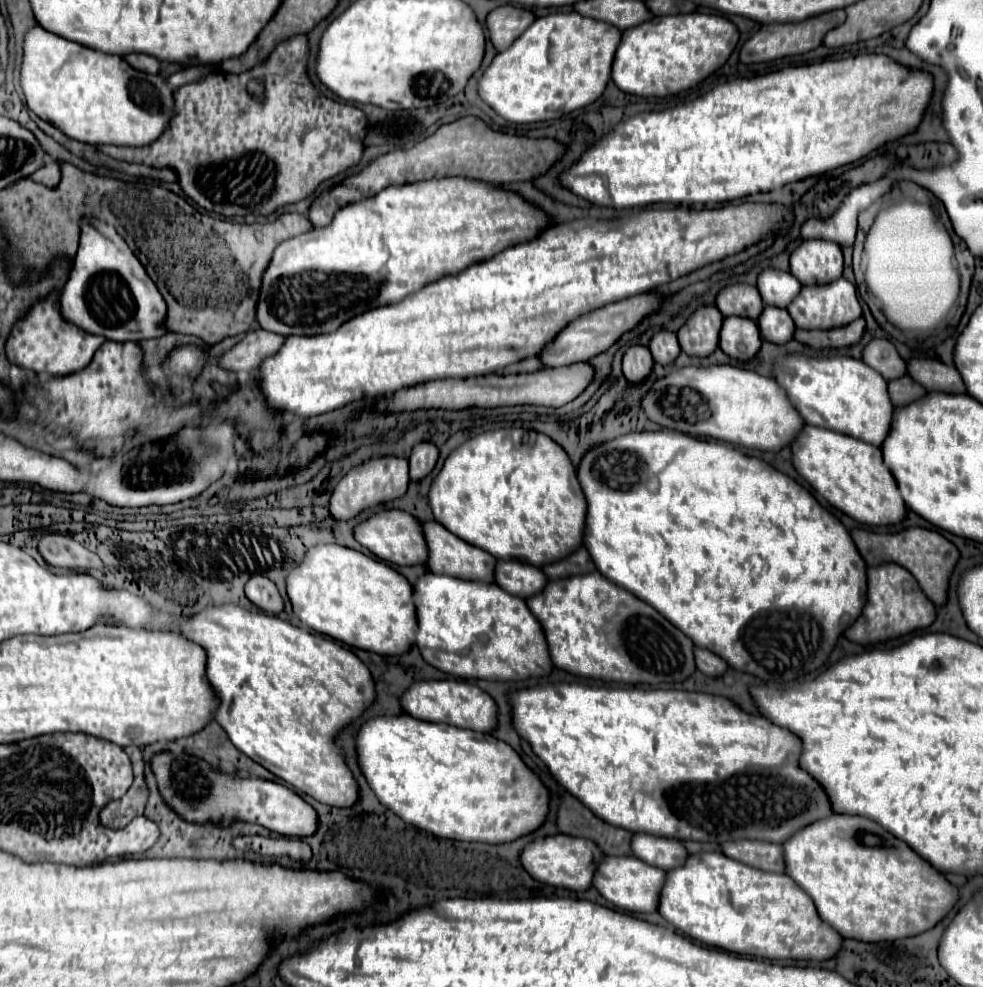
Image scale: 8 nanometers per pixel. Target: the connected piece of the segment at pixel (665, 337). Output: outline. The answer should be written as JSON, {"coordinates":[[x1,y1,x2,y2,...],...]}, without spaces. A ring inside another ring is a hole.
{"coordinates":[[660,330,658,334,654,334,648,348,652,352,652,358,656,362,660,362,660,364,670,364,678,356,678,352,680,352,678,338,670,330]]}

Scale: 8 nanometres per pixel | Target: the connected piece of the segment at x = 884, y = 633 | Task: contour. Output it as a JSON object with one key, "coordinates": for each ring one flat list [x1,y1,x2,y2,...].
{"coordinates":[[886,562,880,566,868,568,866,574,868,574,868,598,858,620,844,632,848,640,858,644,876,644,916,628,926,628,934,622,936,618,934,604,924,596,914,576,906,568,894,562]]}

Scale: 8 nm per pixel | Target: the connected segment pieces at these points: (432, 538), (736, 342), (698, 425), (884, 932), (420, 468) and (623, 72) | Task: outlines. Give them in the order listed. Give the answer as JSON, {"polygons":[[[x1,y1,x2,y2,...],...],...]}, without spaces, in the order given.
{"polygons":[[[434,520,422,522,422,534,428,546,428,568,436,574,450,574,466,580,480,580,480,582,494,582,494,556,460,540,452,532,448,532,442,524]],[[724,318,720,330,720,348,738,360,752,358,760,348,758,324,750,318]],[[712,364,708,368,686,366,674,370,652,384,640,406,648,420,664,428,758,450,780,450,784,444,790,444,794,430,804,424,798,414,790,410,786,394,778,390,778,384,772,378,728,364]],[[834,814,822,818,794,832,786,842,782,842,782,848,786,874,812,898,820,918,842,934,842,938,880,942,914,936,942,920,958,900,958,890,946,882,938,870,926,864,924,858,920,858,902,840,862,816]],[[418,442,410,454,410,478,424,478,438,460,438,448,432,442]],[[692,12,692,14,676,14,676,16,658,16,652,20,646,20,638,26,622,30,622,40,616,48,614,62,612,62,612,82,628,94,636,96,668,96,668,94,678,94,682,90,688,90,702,82,708,74,712,74,716,68,720,68,730,52,738,44,738,30,736,26,726,20,720,14,702,14,702,12]]]}

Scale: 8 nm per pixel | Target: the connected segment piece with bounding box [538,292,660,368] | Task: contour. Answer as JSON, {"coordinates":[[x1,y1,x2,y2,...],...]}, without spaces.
{"coordinates":[[646,292,646,294,638,294,638,296,632,296,632,298,614,302,614,304,606,304,588,314,580,314,564,330,560,330,554,340,550,340,542,348,538,358,546,368,560,368,560,366,576,364,576,362,586,362,592,356,608,350,626,330,632,330,646,314,658,308,660,308,660,298,652,292]]}

